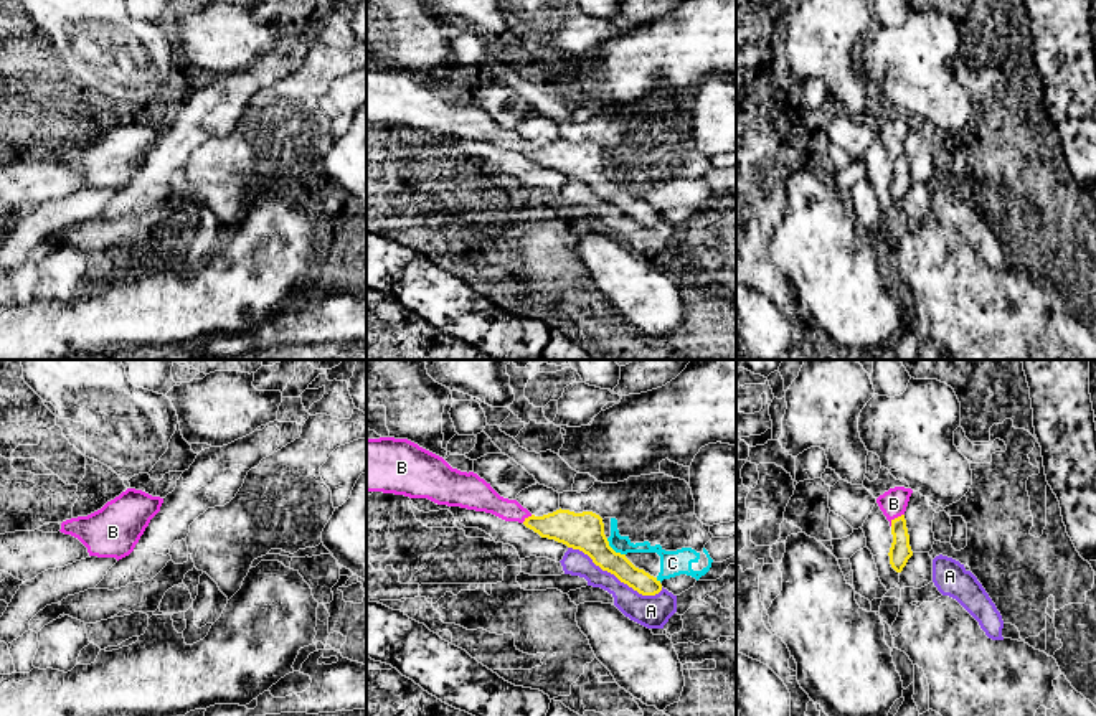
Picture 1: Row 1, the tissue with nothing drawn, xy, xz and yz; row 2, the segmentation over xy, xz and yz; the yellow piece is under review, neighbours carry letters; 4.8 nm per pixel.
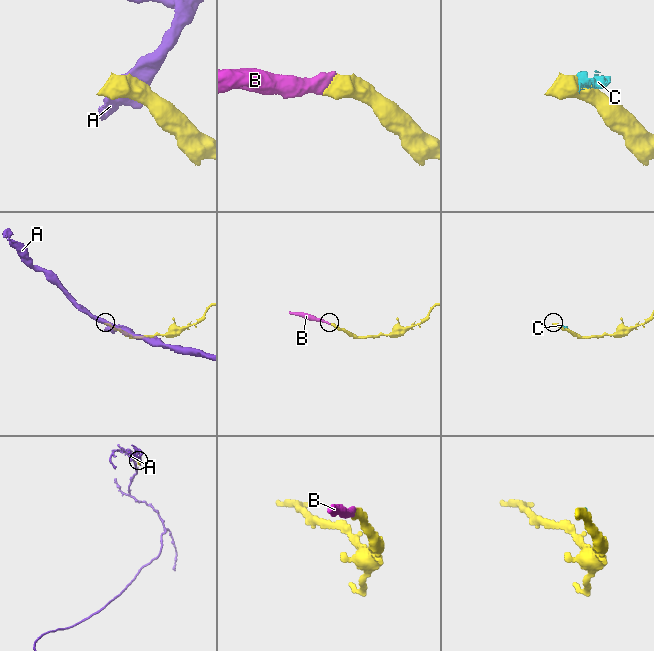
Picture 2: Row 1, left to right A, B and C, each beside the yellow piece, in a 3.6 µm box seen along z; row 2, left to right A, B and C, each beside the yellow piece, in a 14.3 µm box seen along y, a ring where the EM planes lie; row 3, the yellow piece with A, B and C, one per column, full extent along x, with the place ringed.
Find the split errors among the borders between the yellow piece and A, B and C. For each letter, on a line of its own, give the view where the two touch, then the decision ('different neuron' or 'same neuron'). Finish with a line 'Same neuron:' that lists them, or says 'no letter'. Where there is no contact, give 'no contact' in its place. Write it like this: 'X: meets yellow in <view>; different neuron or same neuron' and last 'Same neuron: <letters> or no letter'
A: meets yellow in xz; different neuron
B: meets yellow in yz; same neuron
C: meets yellow in xz; different neuron
Same neuron: B

